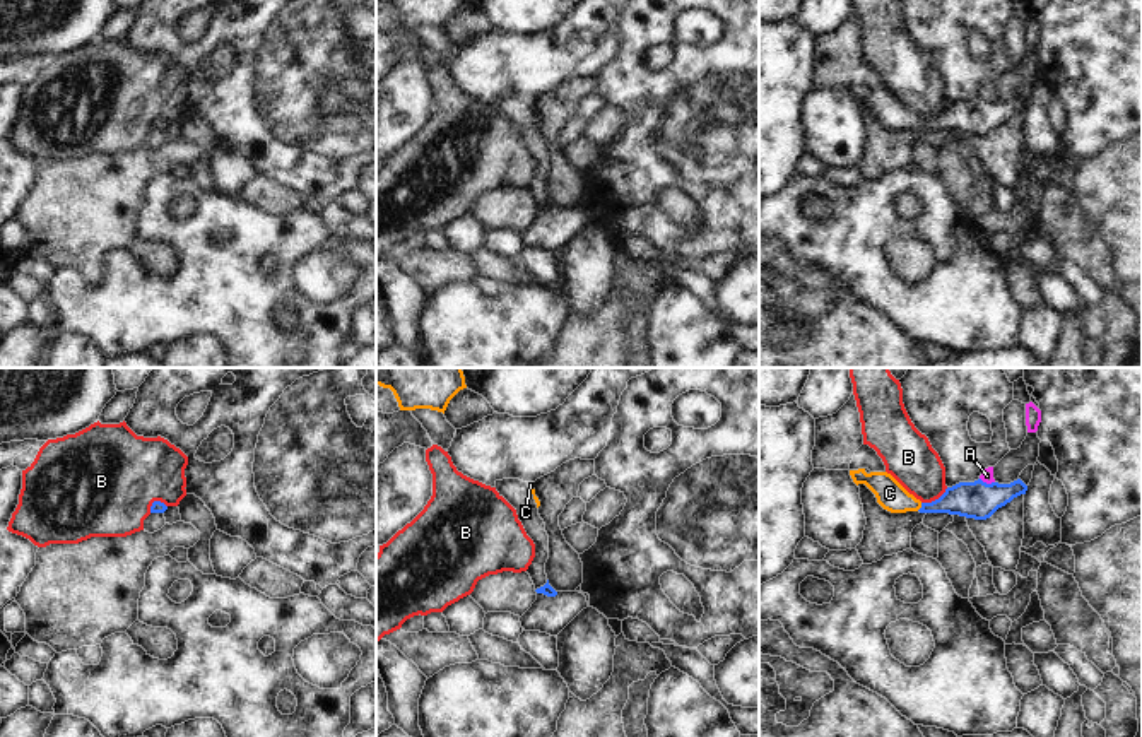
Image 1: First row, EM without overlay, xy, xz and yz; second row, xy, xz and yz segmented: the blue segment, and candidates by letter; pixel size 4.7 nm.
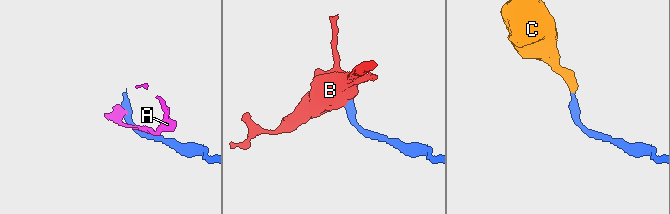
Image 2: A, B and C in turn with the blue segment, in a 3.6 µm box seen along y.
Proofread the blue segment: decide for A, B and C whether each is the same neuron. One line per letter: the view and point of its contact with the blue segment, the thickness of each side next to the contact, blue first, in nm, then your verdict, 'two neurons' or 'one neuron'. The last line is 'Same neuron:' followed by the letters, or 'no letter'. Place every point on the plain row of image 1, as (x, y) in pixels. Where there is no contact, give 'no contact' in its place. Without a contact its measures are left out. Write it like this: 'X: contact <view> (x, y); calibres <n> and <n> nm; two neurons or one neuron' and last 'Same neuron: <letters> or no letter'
A: contact yz (985, 100); calibres 180 and 60 nm; two neurons
B: contact yz (935, 117); calibres 180 and 240 nm; two neurons
C: contact yz (922, 123); calibres 180 and 140 nm; one neuron
Same neuron: C

